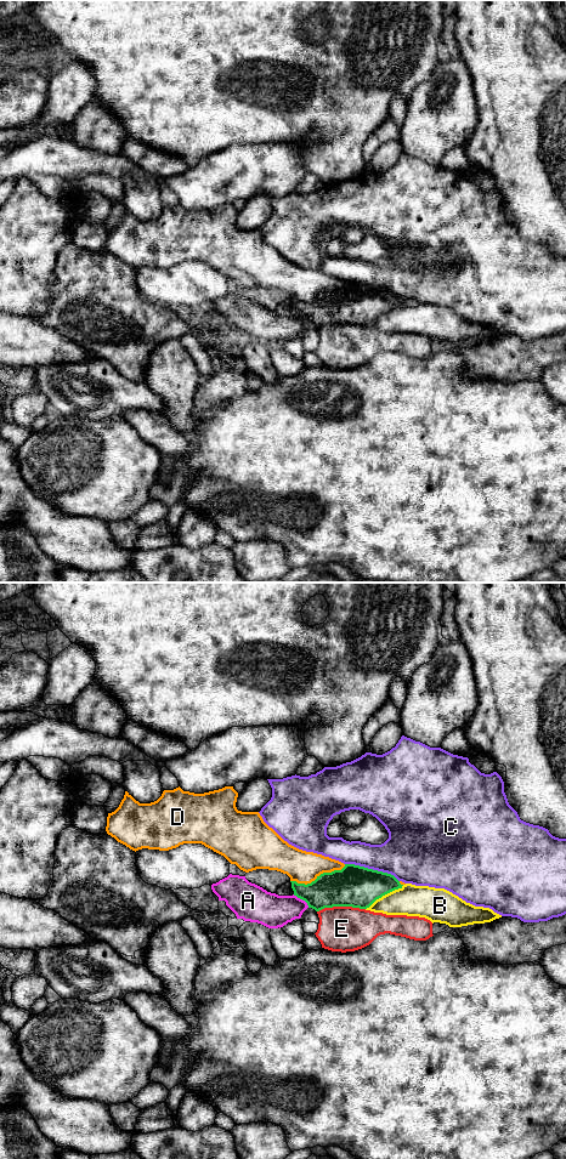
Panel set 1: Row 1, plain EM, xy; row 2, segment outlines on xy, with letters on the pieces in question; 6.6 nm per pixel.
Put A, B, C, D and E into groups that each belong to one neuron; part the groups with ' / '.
A / B / C / D / E

